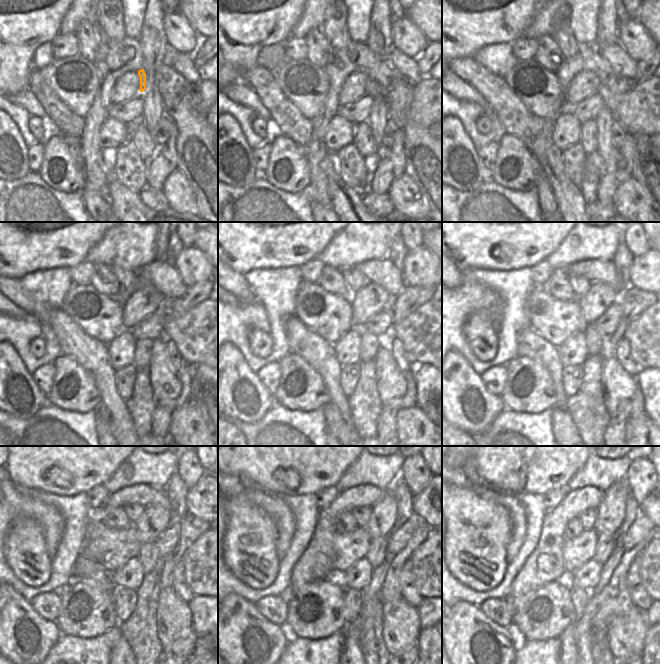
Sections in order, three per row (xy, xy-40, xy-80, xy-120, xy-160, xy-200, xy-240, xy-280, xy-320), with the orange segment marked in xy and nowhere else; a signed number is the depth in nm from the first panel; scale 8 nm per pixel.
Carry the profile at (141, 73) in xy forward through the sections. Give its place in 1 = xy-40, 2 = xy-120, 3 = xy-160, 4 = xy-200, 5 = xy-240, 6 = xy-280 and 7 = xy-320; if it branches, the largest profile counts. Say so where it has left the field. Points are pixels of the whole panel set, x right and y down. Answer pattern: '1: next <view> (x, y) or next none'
1: next xy-40 (372, 88)
2: next xy-120 (197, 334)
3: next xy-160 (421, 333)
4: next xy-200 (645, 334)
5: next xy-240 (197, 560)
6: next xy-280 (421, 559)
7: next xy-320 (645, 556)

